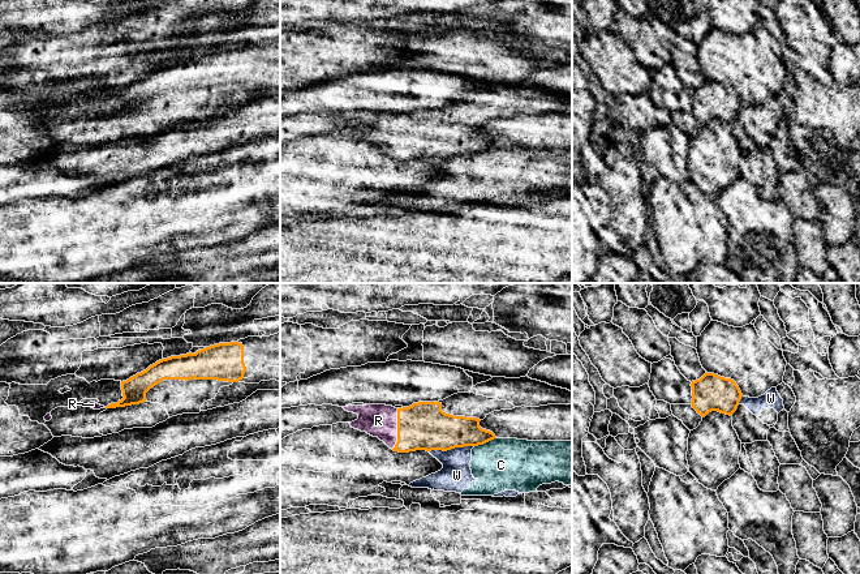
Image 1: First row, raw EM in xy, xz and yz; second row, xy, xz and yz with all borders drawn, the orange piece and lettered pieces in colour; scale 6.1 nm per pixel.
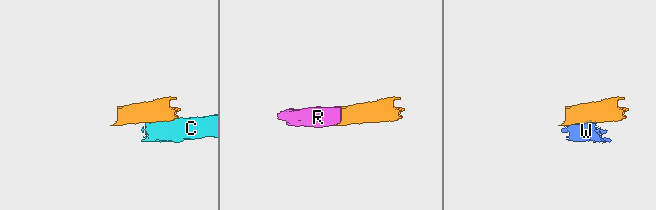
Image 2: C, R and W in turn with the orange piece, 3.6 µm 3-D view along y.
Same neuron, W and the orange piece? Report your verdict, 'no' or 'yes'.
no

